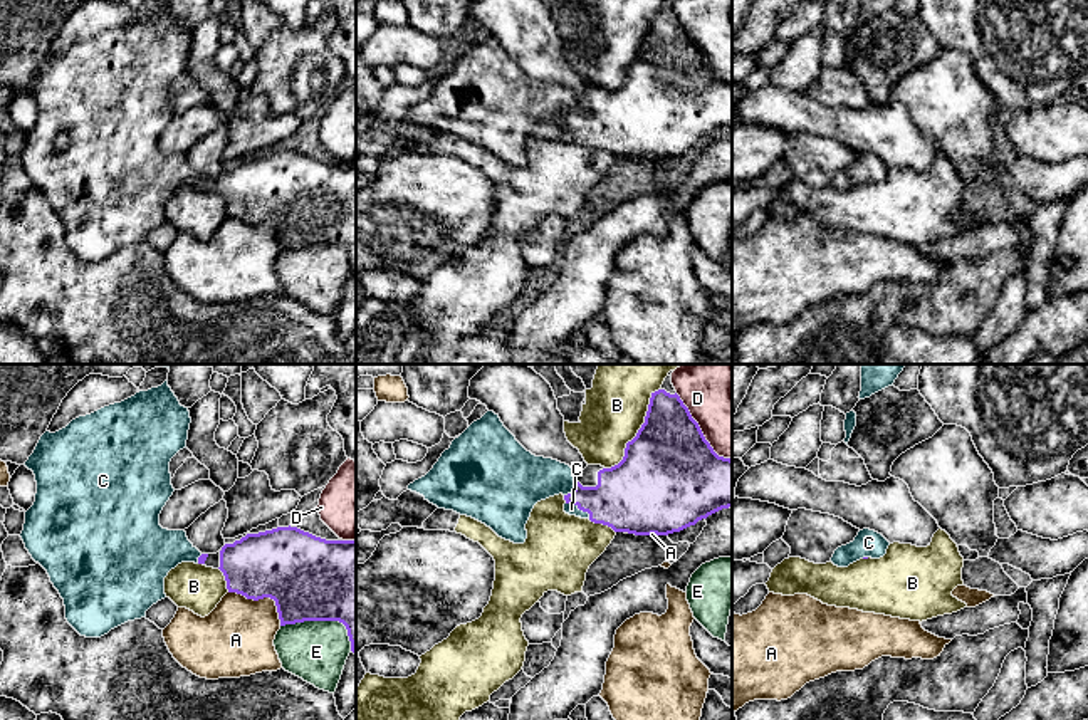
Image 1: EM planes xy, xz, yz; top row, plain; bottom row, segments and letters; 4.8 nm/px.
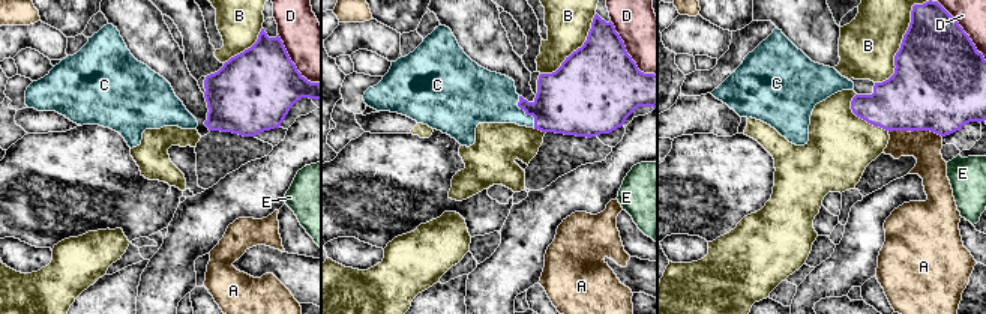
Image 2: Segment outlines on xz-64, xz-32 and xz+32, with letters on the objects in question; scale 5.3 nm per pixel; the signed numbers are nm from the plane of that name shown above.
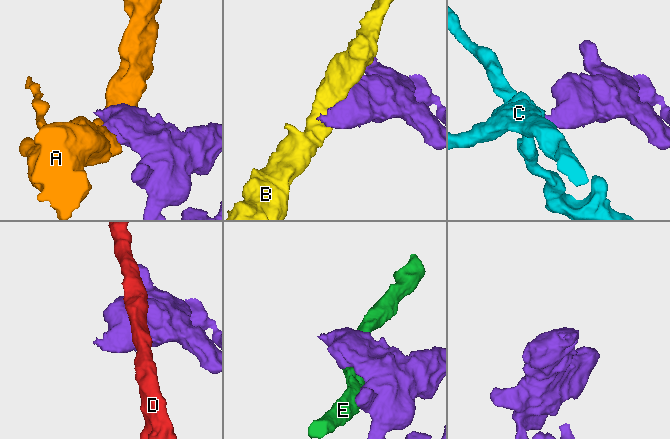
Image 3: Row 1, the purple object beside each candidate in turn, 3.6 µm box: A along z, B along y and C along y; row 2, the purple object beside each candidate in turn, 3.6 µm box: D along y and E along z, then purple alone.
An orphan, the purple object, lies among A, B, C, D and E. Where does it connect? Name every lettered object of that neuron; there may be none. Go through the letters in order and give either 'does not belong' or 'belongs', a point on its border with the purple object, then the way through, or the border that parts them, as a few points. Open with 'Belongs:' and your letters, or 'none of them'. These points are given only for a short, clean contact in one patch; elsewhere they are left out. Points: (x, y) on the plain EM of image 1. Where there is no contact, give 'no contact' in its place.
Belongs: C
A: does not belong; meets purple in xy at (264, 220)
B: does not belong; meets purple in xz at (638, 56)
C: belongs; meets purple in xz at (580, 133); runs through xz (630, 121), (580, 133), (571, 133)
D: does not belong; meets purple in xz at (700, 54)
E: does not belong; meets purple in xy at (324, 244)

